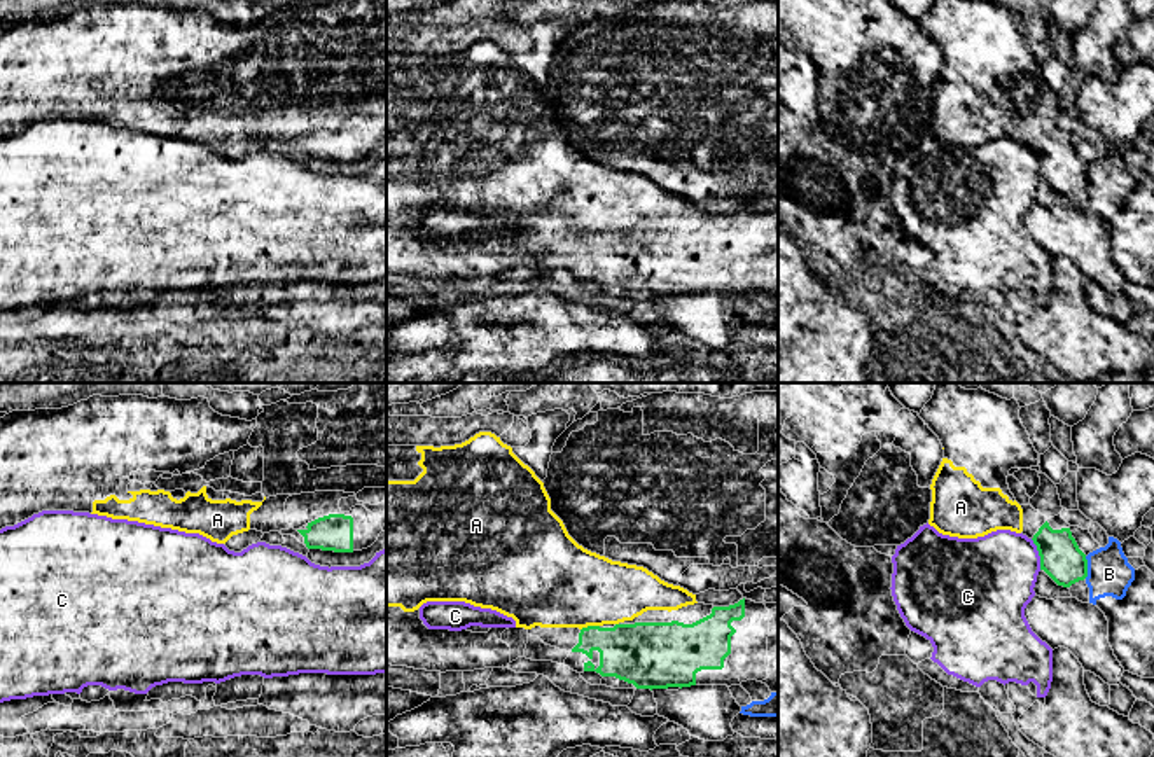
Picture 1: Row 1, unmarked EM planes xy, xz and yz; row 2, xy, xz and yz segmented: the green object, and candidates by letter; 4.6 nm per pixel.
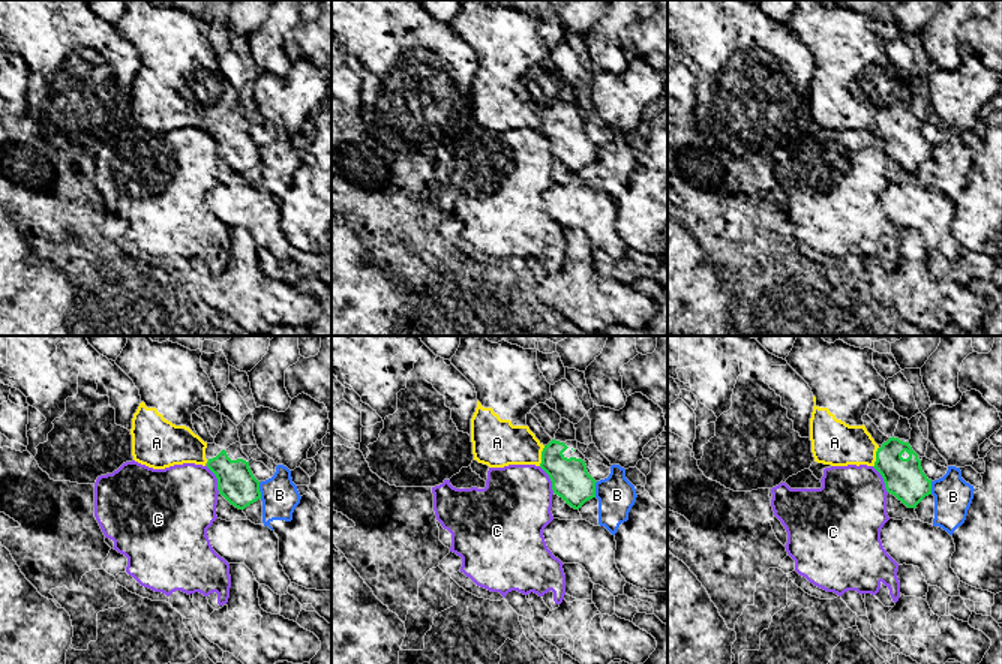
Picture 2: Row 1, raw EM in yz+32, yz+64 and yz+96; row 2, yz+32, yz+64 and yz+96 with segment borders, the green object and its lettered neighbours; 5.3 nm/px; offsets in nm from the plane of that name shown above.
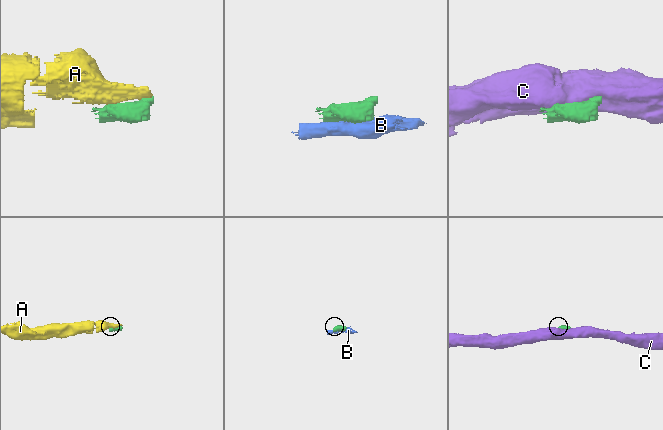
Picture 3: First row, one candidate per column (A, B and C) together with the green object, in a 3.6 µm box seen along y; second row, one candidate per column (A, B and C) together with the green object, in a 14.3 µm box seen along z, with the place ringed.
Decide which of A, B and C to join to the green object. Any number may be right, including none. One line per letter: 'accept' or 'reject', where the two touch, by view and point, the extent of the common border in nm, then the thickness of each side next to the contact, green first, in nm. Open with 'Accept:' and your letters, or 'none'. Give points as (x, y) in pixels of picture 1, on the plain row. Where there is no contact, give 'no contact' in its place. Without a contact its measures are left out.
Accept: A
A: accept; meets green in xz at (590, 235); contact 90 nm long; 280 nm thick on the green side, 400 nm on the other
B: reject; meets green in yz at (1086, 175); contact 100 nm long; 190 nm thick on the green side, 200 nm on the other
C: reject; meets green in yz at (1039, 163); contact 150 nm long; 190 nm thick on the green side, 400 nm on the other

